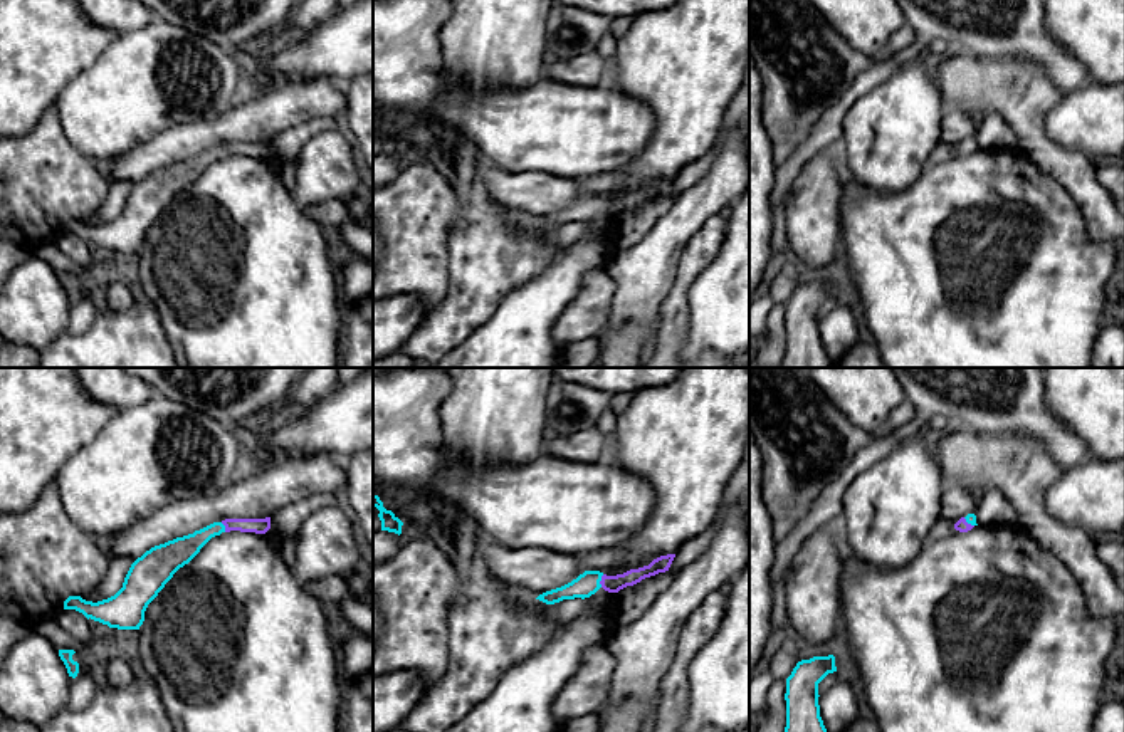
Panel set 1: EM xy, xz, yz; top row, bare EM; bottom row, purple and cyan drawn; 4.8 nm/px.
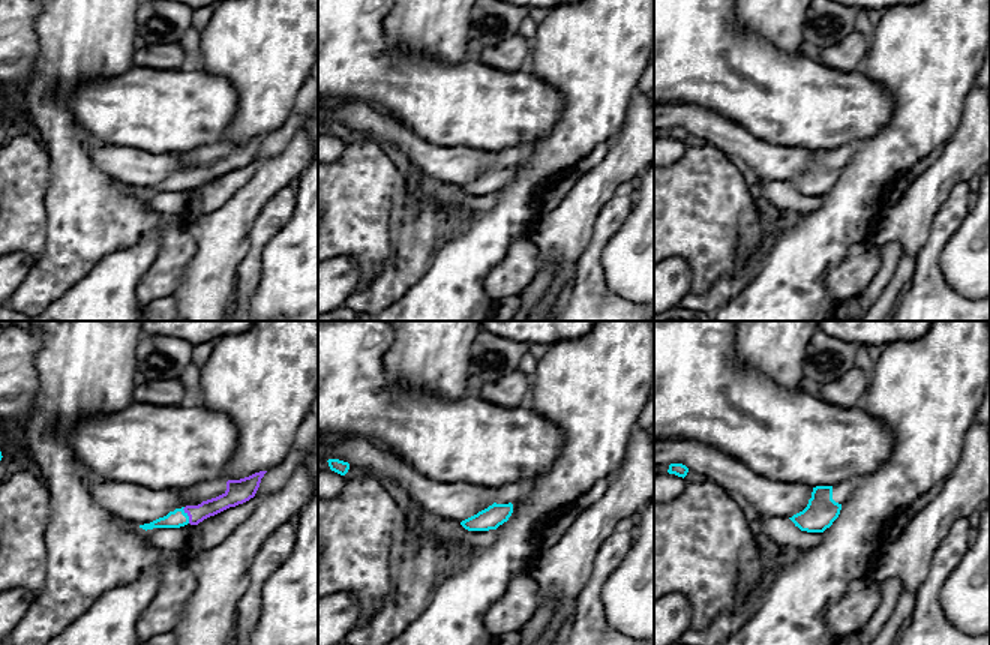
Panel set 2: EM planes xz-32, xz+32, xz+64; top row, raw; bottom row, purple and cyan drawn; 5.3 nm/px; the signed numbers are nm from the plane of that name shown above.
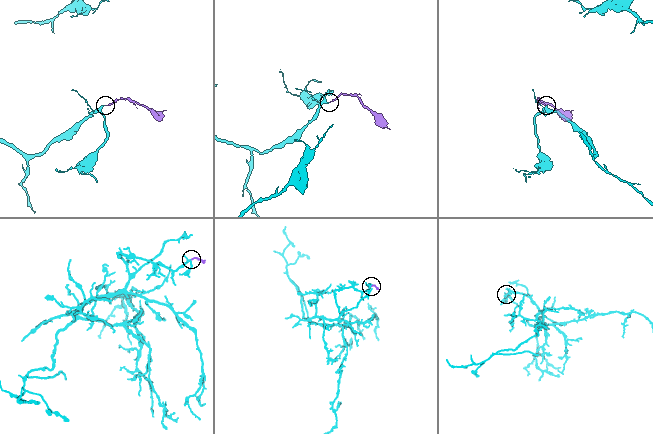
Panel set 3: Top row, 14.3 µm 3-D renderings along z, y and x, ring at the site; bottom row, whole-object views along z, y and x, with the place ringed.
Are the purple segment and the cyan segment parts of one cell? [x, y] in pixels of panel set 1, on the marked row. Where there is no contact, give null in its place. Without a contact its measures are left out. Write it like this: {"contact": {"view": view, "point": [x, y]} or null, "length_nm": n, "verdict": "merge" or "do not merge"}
{"contact": {"view": "xz", "point": [600, 581]}, "length_nm": 70, "verdict": "merge"}

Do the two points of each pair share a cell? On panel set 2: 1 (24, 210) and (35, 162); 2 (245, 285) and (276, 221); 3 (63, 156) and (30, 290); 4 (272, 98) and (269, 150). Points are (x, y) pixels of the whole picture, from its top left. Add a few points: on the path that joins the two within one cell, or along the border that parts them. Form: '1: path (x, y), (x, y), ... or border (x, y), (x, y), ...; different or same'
1: path (24, 198), (24, 174); same
2: path (249, 269), (260, 237); same
3: path (66, 189), (66, 254), (63, 257); same
4: border (293, 107), (288, 117), (267, 135); different

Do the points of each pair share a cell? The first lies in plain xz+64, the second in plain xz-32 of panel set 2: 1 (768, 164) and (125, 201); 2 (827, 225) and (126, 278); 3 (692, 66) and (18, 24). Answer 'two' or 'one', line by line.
1: two
2: one
3: one

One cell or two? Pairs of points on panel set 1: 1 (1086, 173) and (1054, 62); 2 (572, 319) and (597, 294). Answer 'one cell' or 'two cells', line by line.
1: two cells
2: one cell

